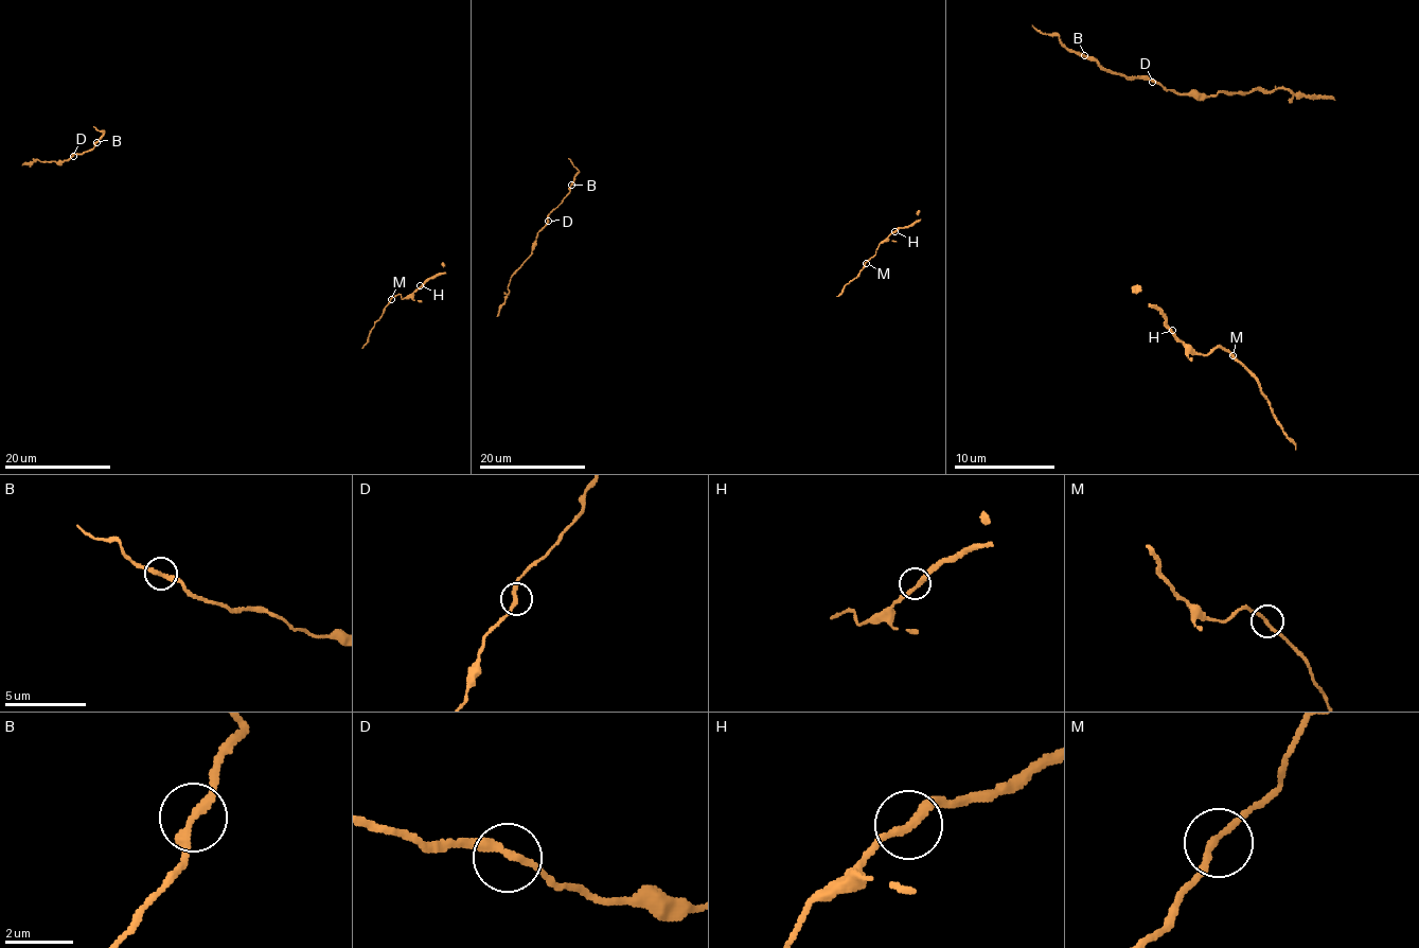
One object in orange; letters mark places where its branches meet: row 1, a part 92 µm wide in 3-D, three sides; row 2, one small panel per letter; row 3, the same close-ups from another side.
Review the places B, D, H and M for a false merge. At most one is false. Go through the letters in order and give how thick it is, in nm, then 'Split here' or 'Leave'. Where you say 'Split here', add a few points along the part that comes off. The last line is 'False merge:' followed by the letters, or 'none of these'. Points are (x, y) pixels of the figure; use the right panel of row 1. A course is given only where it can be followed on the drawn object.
B: Thickness 260 nm. Leave
D: Thickness 240 nm. Leave
H: Thickness 240 nm. Leave
M: Thickness 180 nm. Leave
False merge: none of these

